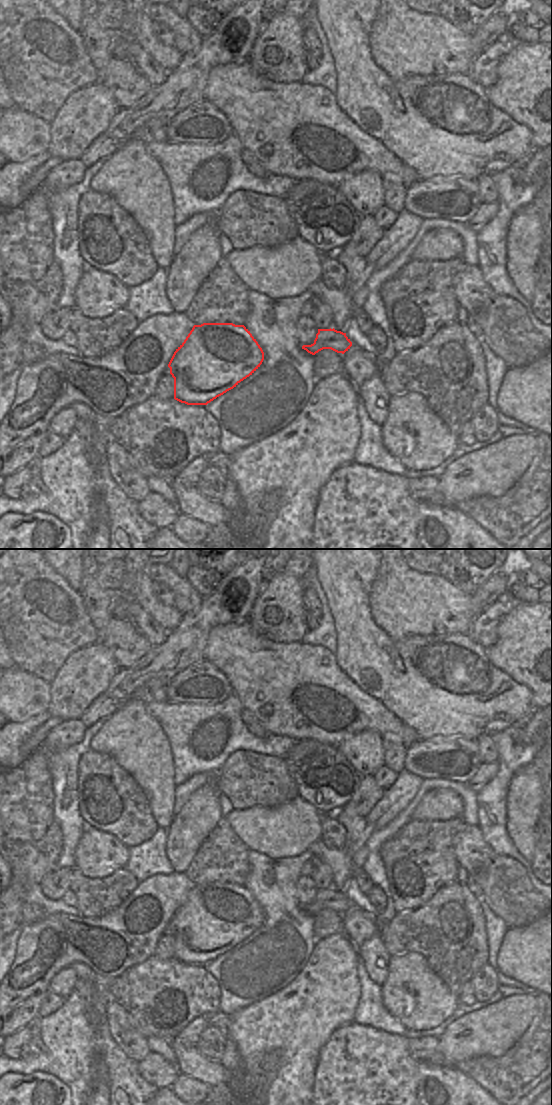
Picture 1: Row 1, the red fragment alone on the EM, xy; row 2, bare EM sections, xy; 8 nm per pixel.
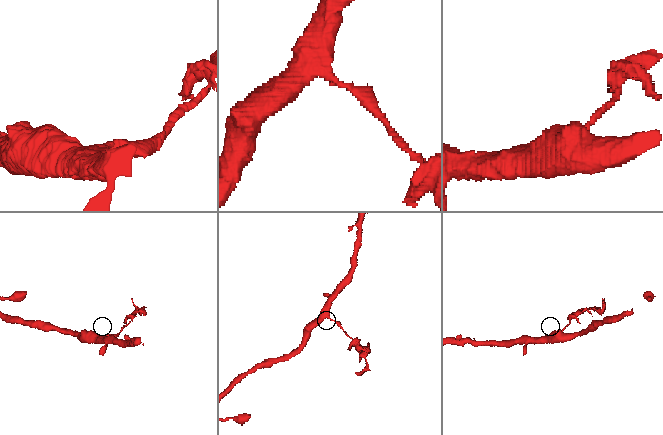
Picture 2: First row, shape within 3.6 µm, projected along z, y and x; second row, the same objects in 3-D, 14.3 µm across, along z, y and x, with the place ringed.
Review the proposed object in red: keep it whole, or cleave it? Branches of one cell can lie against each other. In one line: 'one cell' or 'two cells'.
two cells

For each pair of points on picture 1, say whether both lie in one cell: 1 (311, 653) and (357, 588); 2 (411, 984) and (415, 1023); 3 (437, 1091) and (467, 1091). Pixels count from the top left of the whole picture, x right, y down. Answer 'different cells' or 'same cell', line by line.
1: different cells
2: same cell
3: same cell

